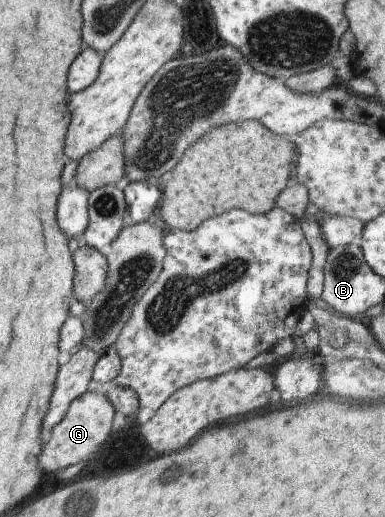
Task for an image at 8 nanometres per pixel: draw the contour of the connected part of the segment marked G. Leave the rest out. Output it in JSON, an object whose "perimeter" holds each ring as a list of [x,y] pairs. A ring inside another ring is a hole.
{"perimeter":[[[88,391],[71,401],[65,415],[50,429],[50,439],[43,445],[39,455],[39,463],[45,472],[57,473],[69,465],[79,463],[91,457],[107,438],[111,435],[111,419],[115,415],[115,408],[106,393]]]}

